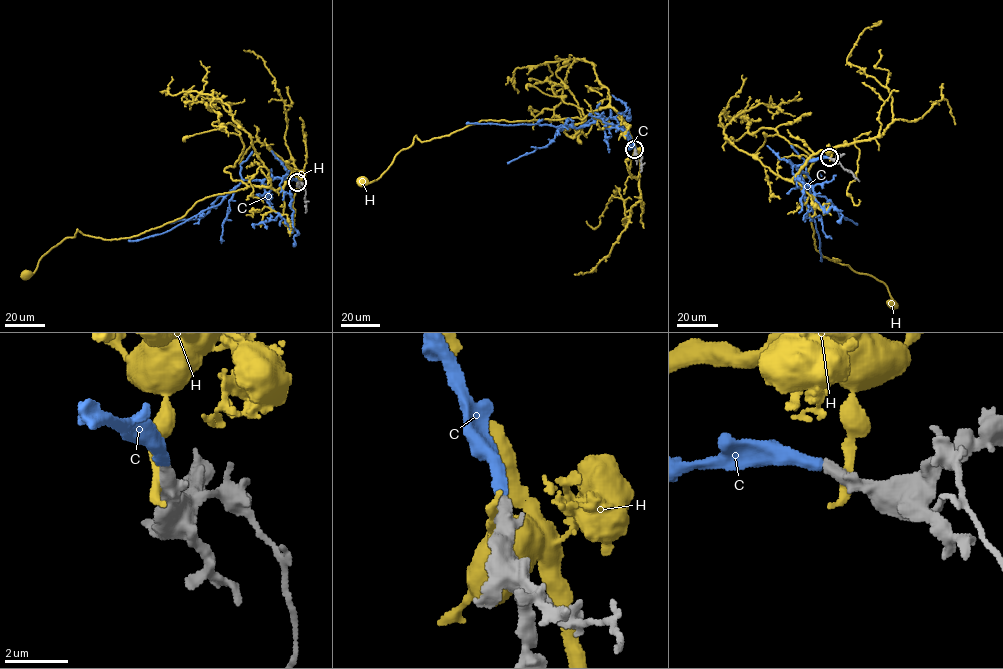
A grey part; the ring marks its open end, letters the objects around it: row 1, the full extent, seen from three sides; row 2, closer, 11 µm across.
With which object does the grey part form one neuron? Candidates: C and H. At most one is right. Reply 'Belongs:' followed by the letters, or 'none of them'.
Belongs: C

